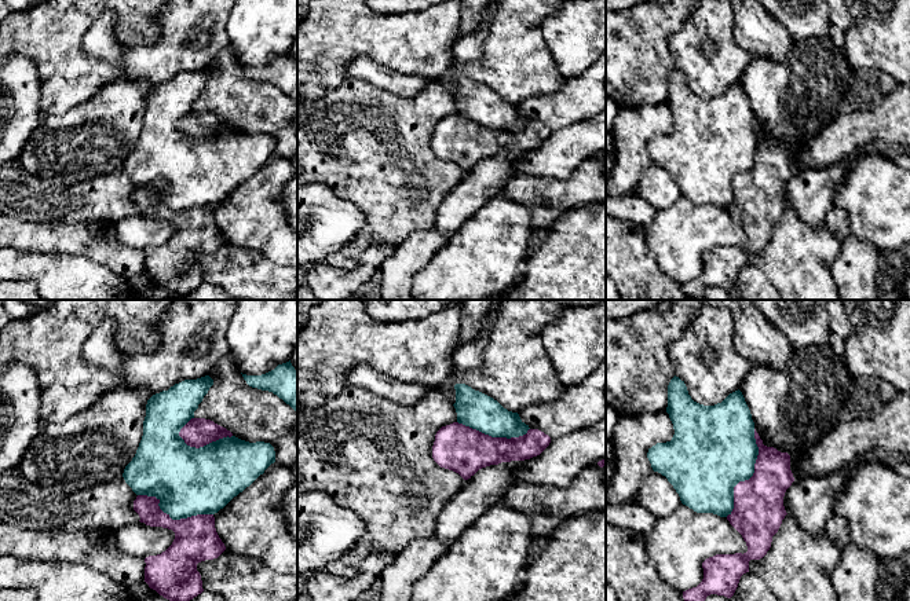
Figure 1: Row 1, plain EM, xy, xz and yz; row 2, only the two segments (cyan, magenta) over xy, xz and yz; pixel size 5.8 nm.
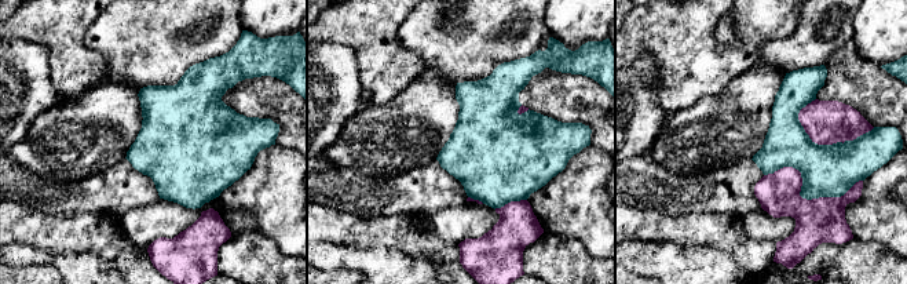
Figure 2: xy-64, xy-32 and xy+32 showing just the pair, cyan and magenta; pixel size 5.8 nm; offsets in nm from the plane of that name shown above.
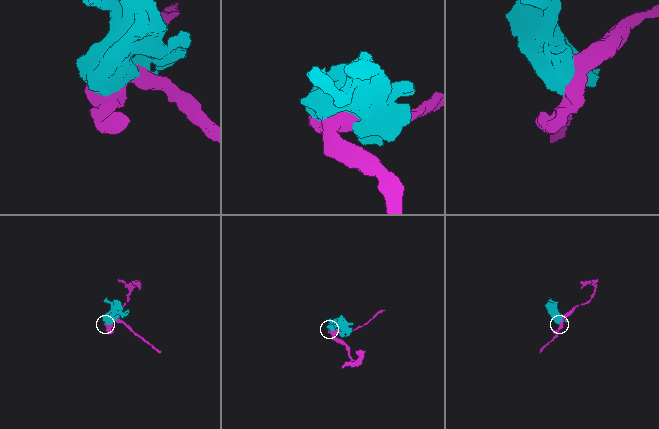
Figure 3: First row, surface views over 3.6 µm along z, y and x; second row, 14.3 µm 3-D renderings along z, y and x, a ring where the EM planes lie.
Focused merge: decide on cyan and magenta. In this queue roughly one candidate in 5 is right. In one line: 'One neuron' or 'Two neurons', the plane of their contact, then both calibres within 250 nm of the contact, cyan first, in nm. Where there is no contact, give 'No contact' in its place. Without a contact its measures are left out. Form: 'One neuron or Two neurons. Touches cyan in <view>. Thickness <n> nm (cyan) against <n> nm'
Two neurons. Touches cyan in yz. Thickness 460 nm (cyan) against 300 nm

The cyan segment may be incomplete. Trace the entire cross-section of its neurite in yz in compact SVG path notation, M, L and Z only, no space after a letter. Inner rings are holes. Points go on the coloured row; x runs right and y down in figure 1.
M675 375L668 385L666 413L675 435L670 441L648 448L653 470L668 479L683 505L697 513L727 517L734 509L734 487L753 476L759 455L754 422L742 392L738 389L721 403L703 406L691 399L684 381Z

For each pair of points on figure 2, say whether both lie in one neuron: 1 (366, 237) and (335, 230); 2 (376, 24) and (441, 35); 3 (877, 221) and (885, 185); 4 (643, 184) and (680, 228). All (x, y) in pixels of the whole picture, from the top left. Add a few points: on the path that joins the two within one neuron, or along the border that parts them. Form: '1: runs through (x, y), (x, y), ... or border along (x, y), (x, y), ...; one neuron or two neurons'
1: runs through (358, 232), (343, 230); one neuron
2: border along (409, 14), (398, 31), (397, 40), (417, 55); two neurons
3: runs through (877, 212), (877, 193); one neuron
4: border along (636, 207), (670, 214), (701, 214); two neurons

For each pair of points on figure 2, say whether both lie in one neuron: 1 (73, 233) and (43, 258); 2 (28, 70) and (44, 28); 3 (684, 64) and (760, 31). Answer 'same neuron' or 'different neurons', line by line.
1: different neurons
2: different neurons
3: same neuron

